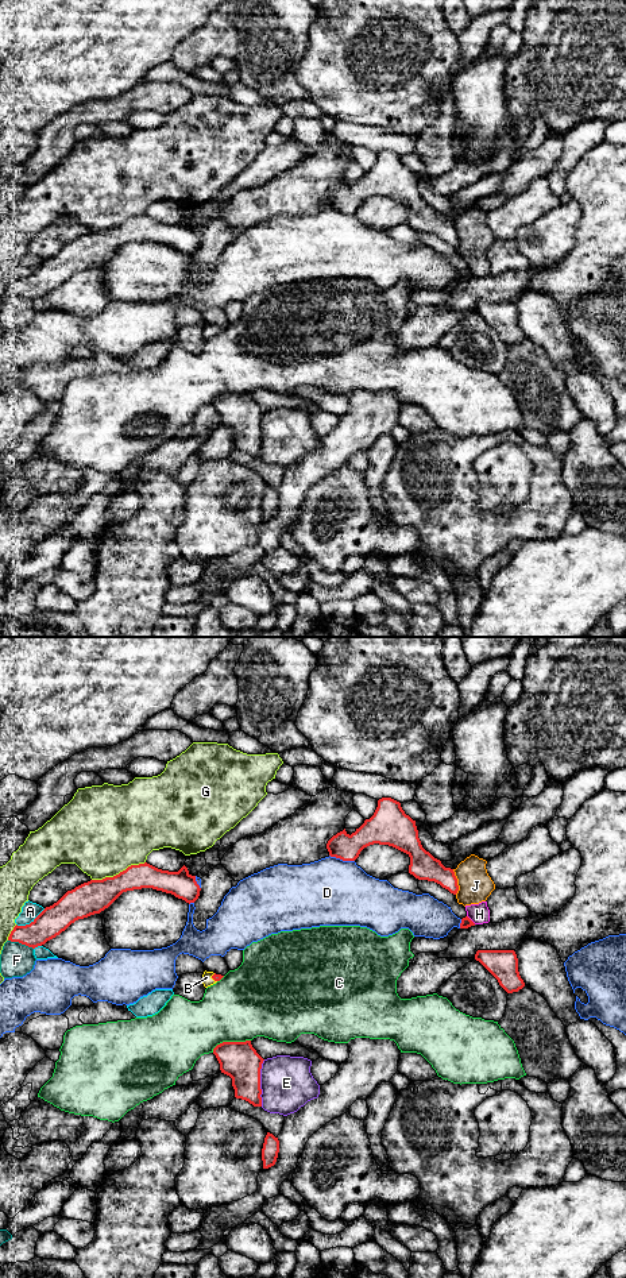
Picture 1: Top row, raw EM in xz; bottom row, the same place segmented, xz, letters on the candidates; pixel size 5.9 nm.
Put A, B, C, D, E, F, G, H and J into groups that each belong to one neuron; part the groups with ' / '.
A / B / C / D / E / F / G / H J

